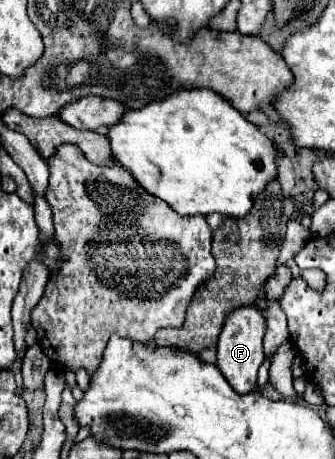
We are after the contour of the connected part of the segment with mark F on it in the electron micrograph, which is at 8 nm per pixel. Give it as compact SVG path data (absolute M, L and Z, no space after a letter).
M251 305L231 311L223 323L217 341L217 367L221 369L225 379L235 387L237 393L245 395L257 389L257 371L265 359L263 335L265 335L265 323L261 319L261 313Z

